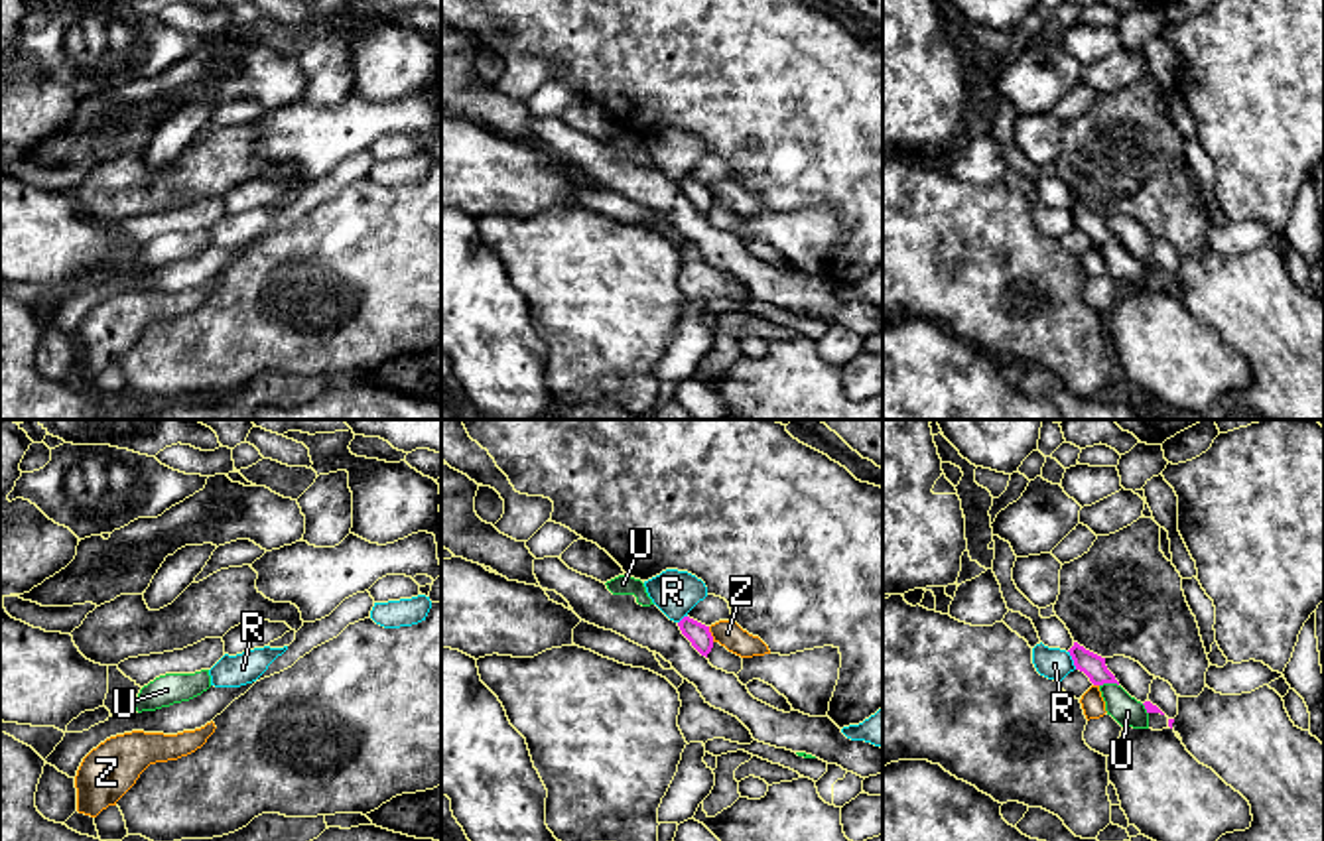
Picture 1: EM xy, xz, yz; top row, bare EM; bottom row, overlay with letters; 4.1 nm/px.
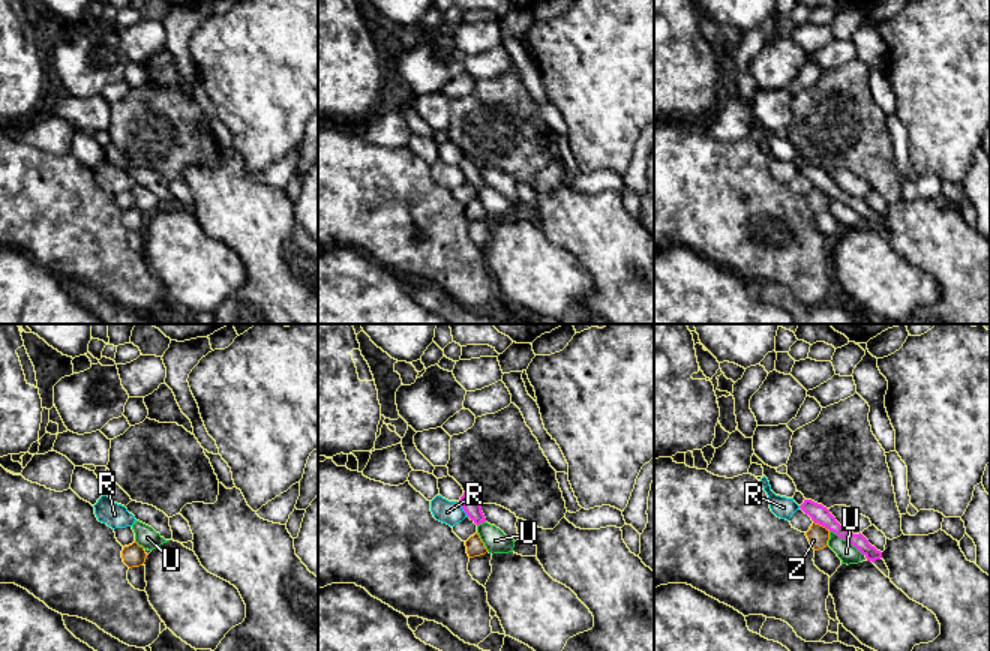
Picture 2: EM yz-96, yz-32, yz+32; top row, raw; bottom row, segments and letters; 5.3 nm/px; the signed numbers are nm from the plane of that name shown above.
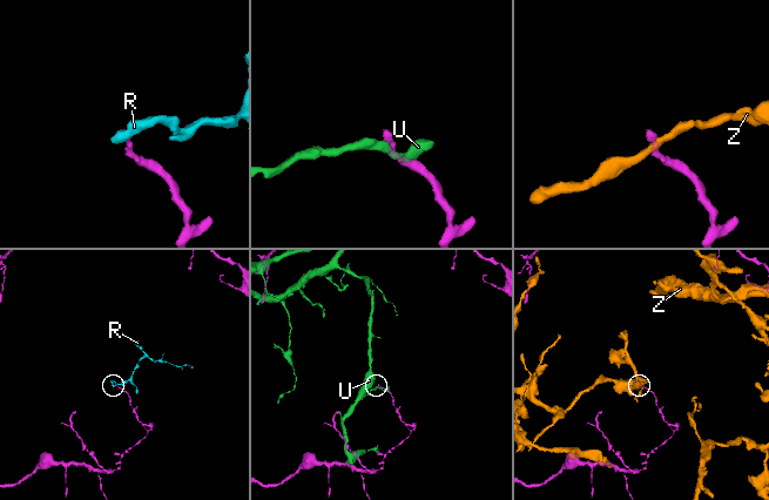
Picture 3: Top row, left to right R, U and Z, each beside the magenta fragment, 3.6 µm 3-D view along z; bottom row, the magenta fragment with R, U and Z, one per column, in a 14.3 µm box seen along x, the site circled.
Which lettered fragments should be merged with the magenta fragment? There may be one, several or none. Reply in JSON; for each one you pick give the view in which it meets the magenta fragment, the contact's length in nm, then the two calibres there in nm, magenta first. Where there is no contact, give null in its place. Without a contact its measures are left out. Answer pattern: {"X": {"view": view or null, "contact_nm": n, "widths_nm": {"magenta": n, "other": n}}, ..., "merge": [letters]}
{"merge": []}

